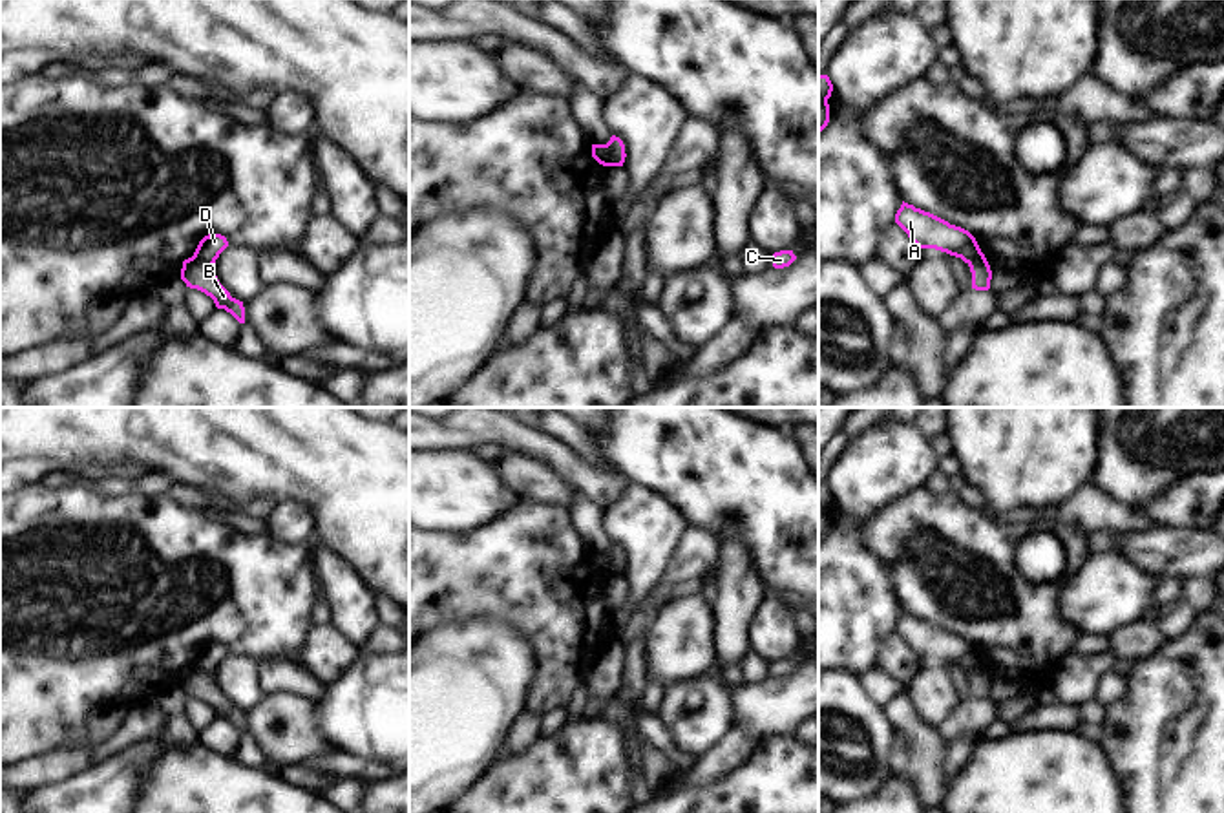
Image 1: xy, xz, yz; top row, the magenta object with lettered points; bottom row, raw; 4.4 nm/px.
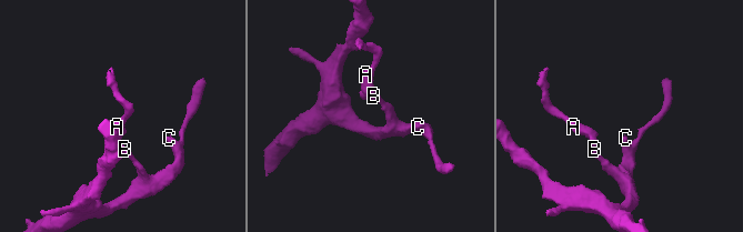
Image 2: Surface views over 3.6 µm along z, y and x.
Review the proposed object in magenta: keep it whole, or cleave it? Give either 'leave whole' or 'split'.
split

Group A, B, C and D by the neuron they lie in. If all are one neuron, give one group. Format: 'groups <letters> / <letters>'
groups A D / B C

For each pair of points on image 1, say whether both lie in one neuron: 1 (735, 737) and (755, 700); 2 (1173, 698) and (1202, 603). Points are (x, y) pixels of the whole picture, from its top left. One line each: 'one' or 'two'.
1: two
2: two

